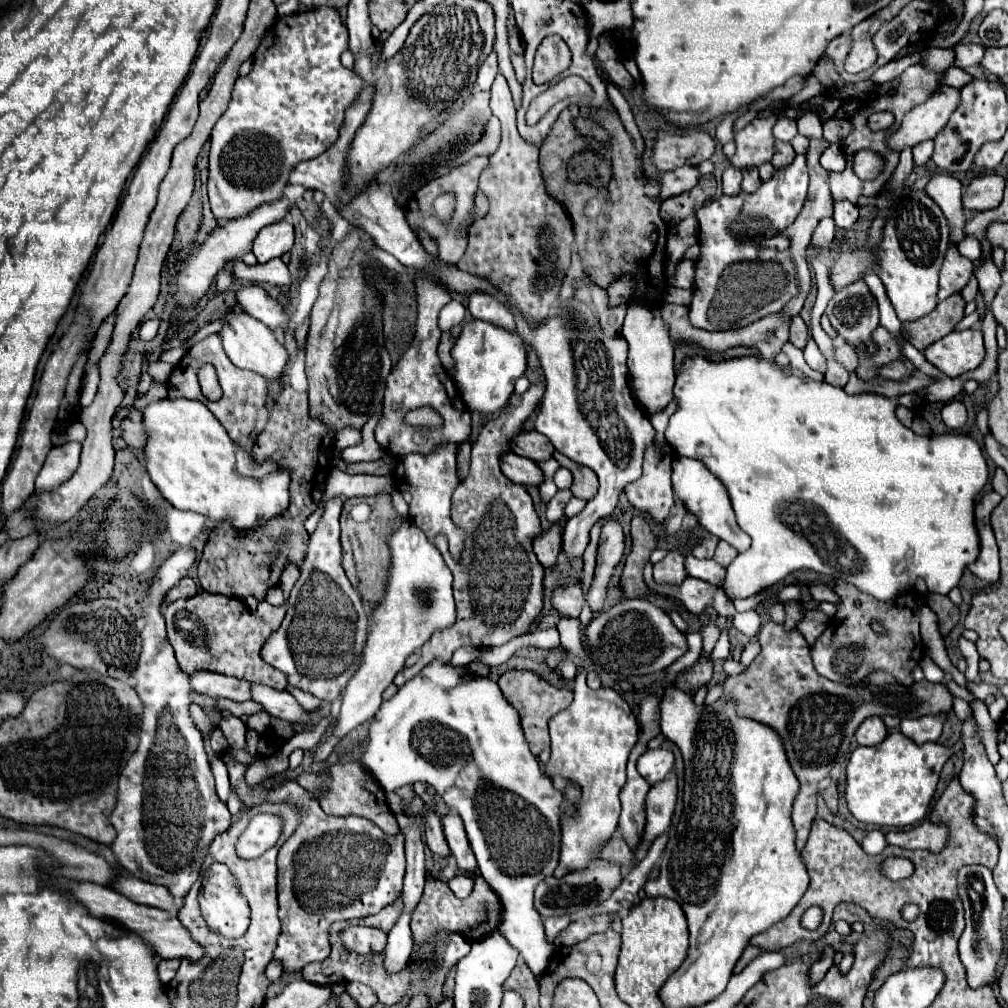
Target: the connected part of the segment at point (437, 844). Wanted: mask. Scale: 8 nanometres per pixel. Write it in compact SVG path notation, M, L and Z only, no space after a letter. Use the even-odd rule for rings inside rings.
M430 812L430 814L424 816L424 824L426 824L426 844L428 844L428 848L436 854L450 854L440 818L434 812Z

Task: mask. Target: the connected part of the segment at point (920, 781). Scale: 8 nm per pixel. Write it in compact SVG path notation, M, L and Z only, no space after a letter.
M892 732L878 746L858 746L848 762L846 800L856 820L878 826L912 826L926 818L934 798L942 766L950 758L950 750L938 742L916 744L902 732Z

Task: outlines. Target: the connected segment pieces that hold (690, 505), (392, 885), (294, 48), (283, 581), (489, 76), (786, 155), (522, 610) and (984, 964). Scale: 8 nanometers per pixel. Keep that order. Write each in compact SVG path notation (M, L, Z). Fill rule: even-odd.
M678 458L678 460L674 460L672 468L674 468L672 470L674 492L686 504L686 508L694 516L698 516L700 526L720 540L724 540L734 546L738 552L748 550L751 539L743 530L738 528L736 516L734 510L732 510L732 504L730 504L730 498L728 498L728 492L726 492L724 484L702 462L698 462L694 458ZM716 524L718 526L726 526L726 528L716 528Z
M220 754L230 772L232 788L246 806L262 802L292 804L300 810L302 820L294 834L284 842L278 854L278 904L282 934L274 950L284 972L302 972L312 962L322 962L330 954L328 926L334 920L364 918L378 914L384 906L398 900L406 874L404 834L388 836L372 820L360 816L328 816L316 800L306 796L306 790L294 780L286 780L270 792L250 788L244 782L246 766Z
M332 6L280 16L274 26L264 32L254 52L250 74L236 80L228 108L212 130L208 196L218 222L246 216L260 204L280 198L290 168L302 160L320 156L338 140L346 110L358 100L358 94L364 88L364 80L340 62L340 56L346 50L348 28L342 24L338 10Z
M286 566L282 572L282 578L280 578L280 588L288 594L298 578L300 578L300 570L296 566Z
M492 52L492 54L482 62L482 66L480 66L480 70L478 70L478 80L476 80L476 84L478 84L482 90L490 90L490 86L492 86L496 74L498 74L498 64L496 64L496 54Z
M776 140L776 152L774 152L774 156L772 156L772 164L774 164L776 168L782 166L782 164L790 164L790 160L794 160L794 156L796 156L796 152L794 152L794 148L792 148L790 142L780 142L780 140Z
M540 380L524 394L512 394L504 412L496 420L490 420L472 444L470 472L452 496L452 522L466 530L466 550L460 560L454 560L448 550L446 536L434 538L434 546L440 550L444 562L454 574L456 624L454 628L436 632L432 640L424 644L422 658L414 666L402 670L394 678L394 684L402 686L434 660L450 662L454 650L462 646L502 646L512 638L526 634L540 616L544 606L544 566L538 562L532 548L534 538L542 534L540 518L526 488L502 474L500 458L510 452L512 440L522 432L524 422L534 414L544 392L546 382Z
M982 864L964 866L958 872L958 894L966 910L966 930L960 936L960 960L966 966L968 984L972 988L992 984L998 958L1002 954L1002 930L1000 930L1000 914L1002 914L1002 894L994 884L992 870Z

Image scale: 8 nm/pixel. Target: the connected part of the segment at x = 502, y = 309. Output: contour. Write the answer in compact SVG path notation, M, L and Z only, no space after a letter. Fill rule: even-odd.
M482 292L472 294L470 302L468 302L468 310L478 320L486 320L508 332L516 332L514 316L510 314L510 310L504 304L500 304L496 300L496 296L484 296Z

